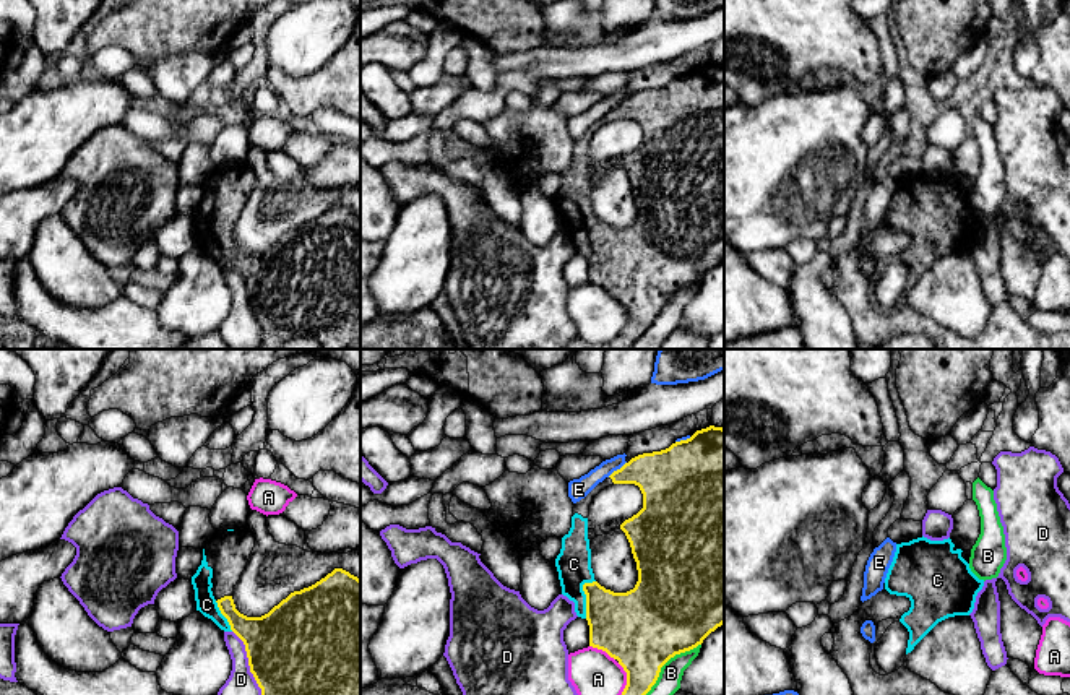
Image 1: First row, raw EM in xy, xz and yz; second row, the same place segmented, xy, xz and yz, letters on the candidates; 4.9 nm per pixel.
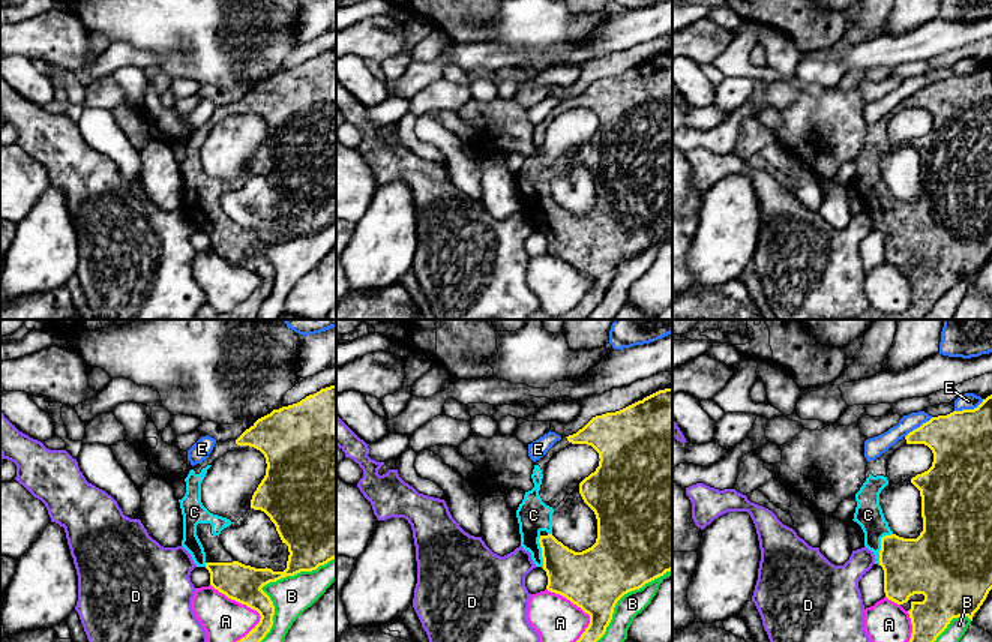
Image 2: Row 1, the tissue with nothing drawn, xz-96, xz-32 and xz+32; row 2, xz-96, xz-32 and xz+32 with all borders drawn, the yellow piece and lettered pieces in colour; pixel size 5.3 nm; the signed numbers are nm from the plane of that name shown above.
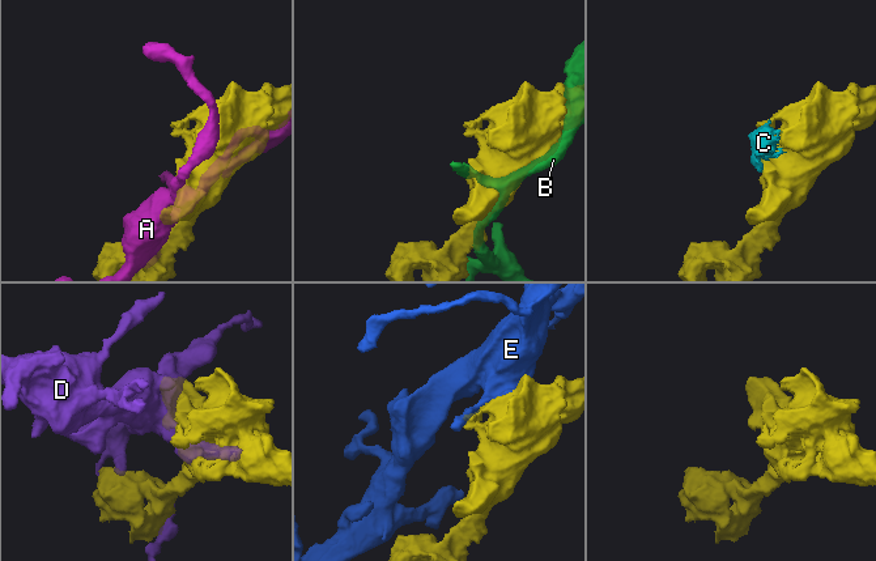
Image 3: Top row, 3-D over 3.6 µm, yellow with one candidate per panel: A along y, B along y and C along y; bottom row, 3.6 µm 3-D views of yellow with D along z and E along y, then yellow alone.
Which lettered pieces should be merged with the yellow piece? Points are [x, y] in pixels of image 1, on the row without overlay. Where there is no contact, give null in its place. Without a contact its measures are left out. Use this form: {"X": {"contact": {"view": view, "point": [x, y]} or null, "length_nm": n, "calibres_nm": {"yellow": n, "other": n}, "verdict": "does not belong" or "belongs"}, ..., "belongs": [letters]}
{"A": {"contact": {"view": "xz", "point": [603, 286]}, "length_nm": 150, "calibres_nm": {"yellow": 400, "other": 260}, "verdict": "does not belong"}, "B": {"contact": {"view": "xz", "point": [660, 307]}, "length_nm": 480, "calibres_nm": {"yellow": 400, "other": 130}, "verdict": "does not belong"}, "C": {"contact": {"view": "xz", "point": [586, 233]}, "length_nm": 200, "calibres_nm": {"yellow": 340, "other": 180}, "verdict": "belongs"}, "D": {"contact": {"view": "xy", "point": [250, 307]}, "length_nm": 440, "calibres_nm": {"yellow": 480, "other": 190}, "verdict": "does not belong"}, "E": {"contact": {"view": "xz", "point": [617, 106]}, "length_nm": 120, "calibres_nm": {"yellow": 280, "other": 100}, "verdict": "does not belong"}, "belongs": ["C"]}

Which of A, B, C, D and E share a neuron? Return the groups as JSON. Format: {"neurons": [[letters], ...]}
{"neurons": [["A"], ["B"], ["C"], ["D"], ["E"]]}

